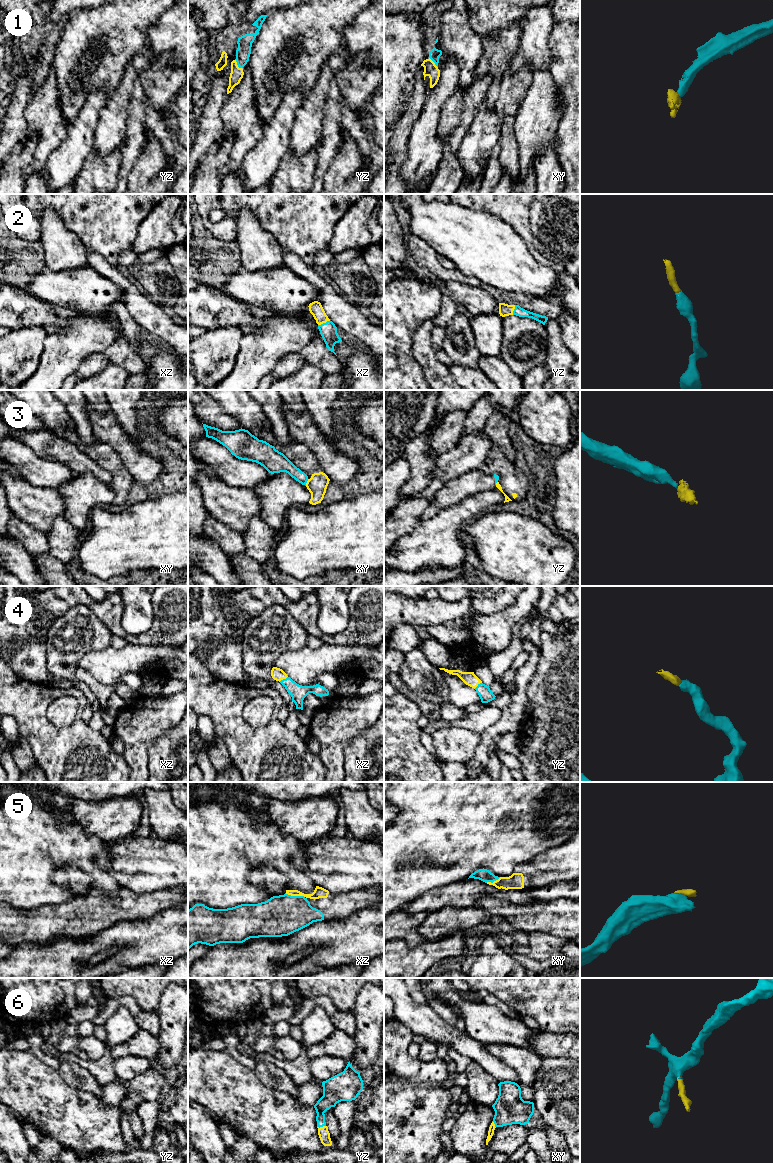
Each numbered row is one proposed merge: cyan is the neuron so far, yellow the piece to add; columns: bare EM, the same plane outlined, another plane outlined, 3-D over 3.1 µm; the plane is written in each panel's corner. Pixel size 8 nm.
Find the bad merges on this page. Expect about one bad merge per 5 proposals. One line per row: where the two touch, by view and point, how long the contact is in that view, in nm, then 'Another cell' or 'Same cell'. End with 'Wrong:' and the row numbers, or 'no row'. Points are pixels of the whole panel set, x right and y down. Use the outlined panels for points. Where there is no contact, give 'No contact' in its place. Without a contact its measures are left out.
1: Touches cyan at yz (237, 64). Shared border 90 nm. Same cell
2: Touches cyan at xz (323, 323). Shared border 100 nm. Same cell
3: Touches cyan at xy (306, 482). Shared border 60 nm. Another cell
4: Touches cyan at xz (283, 679). Shared border 80 nm. Same cell
5: Touches cyan at xz (295, 896). Shared border 160 nm. Same cell
6: Touches cyan at yz (321, 1126). Shared border 70 nm. Same cell
Wrong: 3

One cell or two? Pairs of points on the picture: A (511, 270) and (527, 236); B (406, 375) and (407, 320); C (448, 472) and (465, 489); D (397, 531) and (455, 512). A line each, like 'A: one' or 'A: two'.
A: two
B: one
C: two
D: two

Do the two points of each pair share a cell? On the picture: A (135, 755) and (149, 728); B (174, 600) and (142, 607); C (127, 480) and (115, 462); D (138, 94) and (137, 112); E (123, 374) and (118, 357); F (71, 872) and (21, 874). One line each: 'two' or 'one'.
A: one
B: two
C: one
D: one
E: two
F: two

